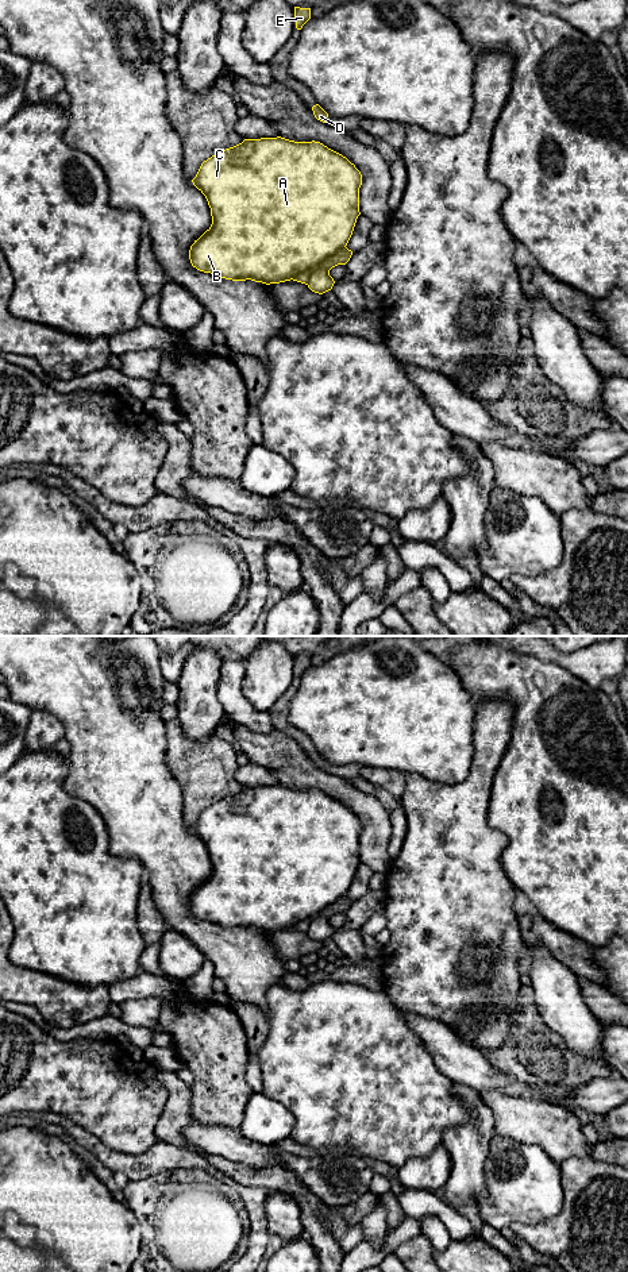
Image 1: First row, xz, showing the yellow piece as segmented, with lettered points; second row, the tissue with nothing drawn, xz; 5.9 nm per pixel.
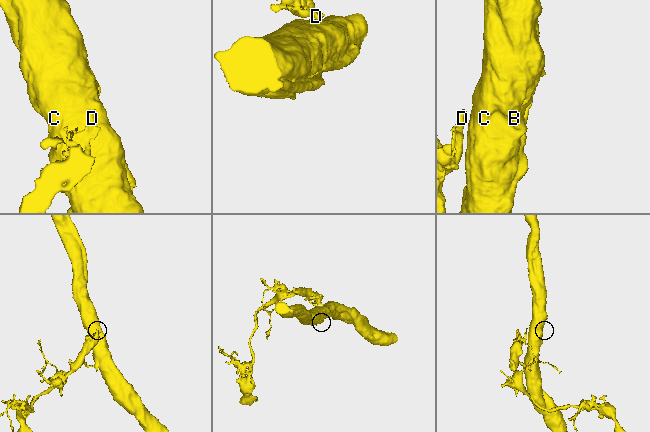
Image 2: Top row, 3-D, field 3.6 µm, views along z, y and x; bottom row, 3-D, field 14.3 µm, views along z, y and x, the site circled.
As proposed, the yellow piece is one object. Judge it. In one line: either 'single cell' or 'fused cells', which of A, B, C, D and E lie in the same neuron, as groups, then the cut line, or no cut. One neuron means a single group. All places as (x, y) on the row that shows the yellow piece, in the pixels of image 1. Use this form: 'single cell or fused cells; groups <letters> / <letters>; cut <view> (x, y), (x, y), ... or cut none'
fused cells; groups A B C / D E; cut xz (345, 246), (331, 254), (320, 268)

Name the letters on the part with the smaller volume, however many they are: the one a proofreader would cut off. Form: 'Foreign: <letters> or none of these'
Foreign: D, E

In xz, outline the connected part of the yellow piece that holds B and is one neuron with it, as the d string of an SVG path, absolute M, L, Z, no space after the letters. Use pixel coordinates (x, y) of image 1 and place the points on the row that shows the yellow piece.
M281 136L244 139L204 161L192 180L211 208L211 227L190 246L193 267L215 277L266 285L293 280L309 271L308 288L319 294L332 289L335 281L321 263L346 247L359 212L362 174L342 154L320 142L294 142Z

